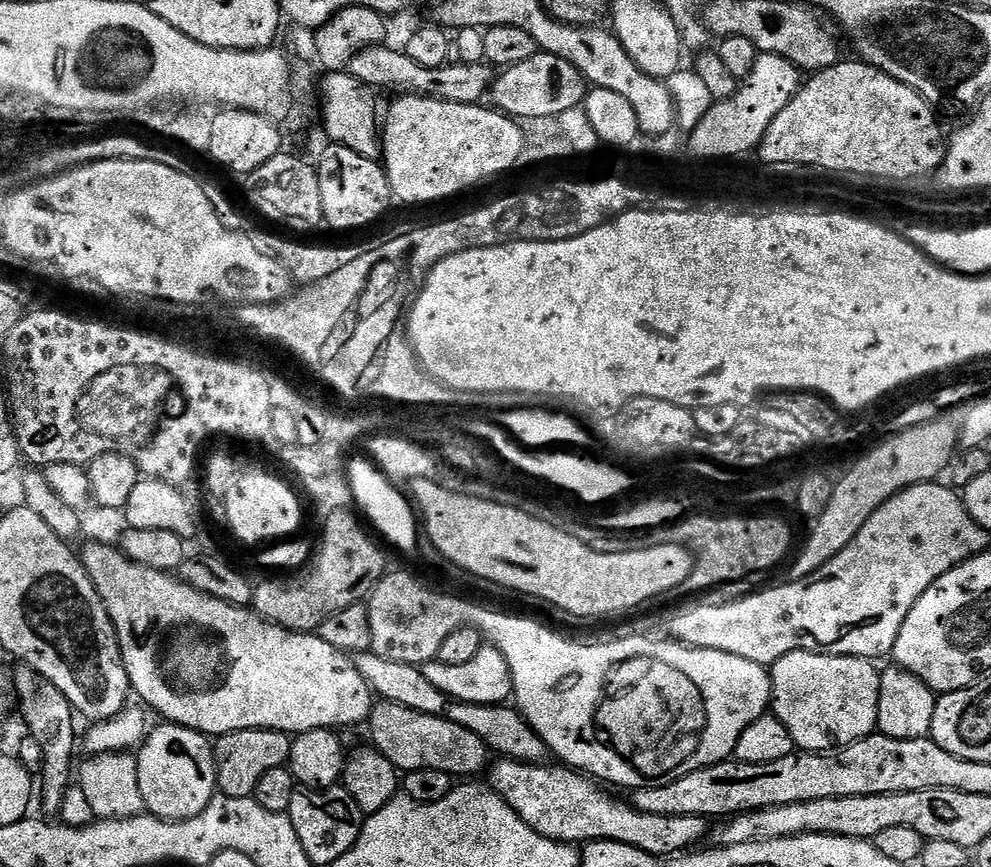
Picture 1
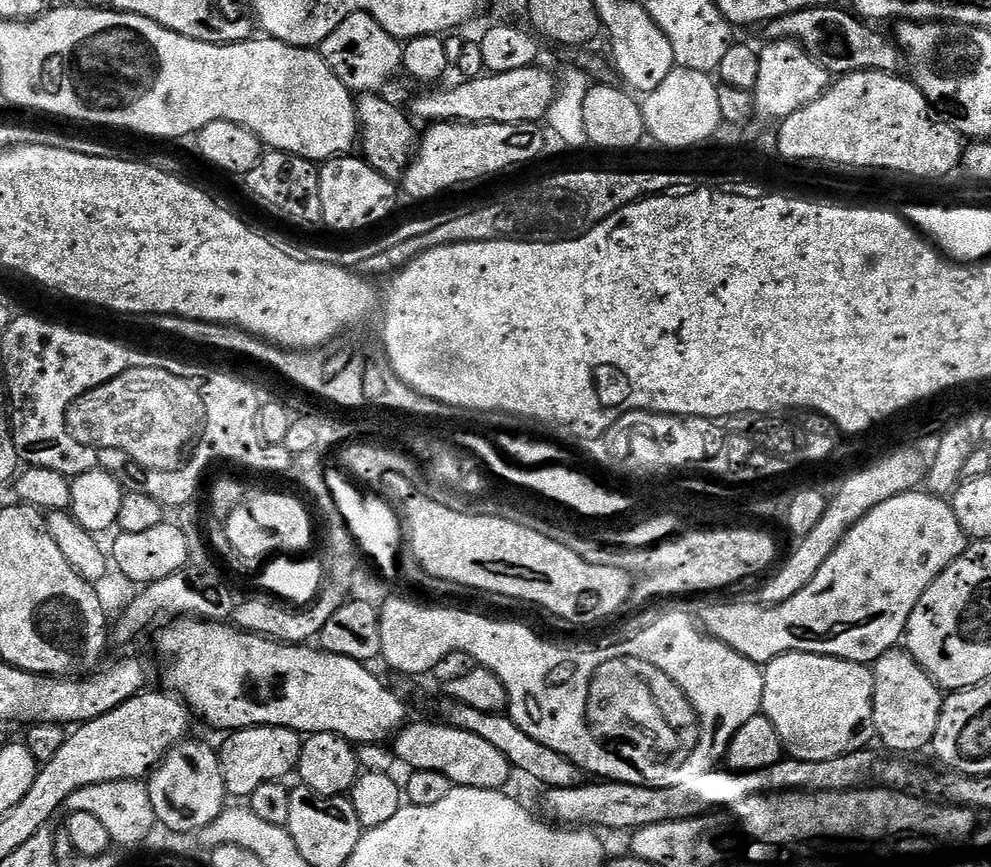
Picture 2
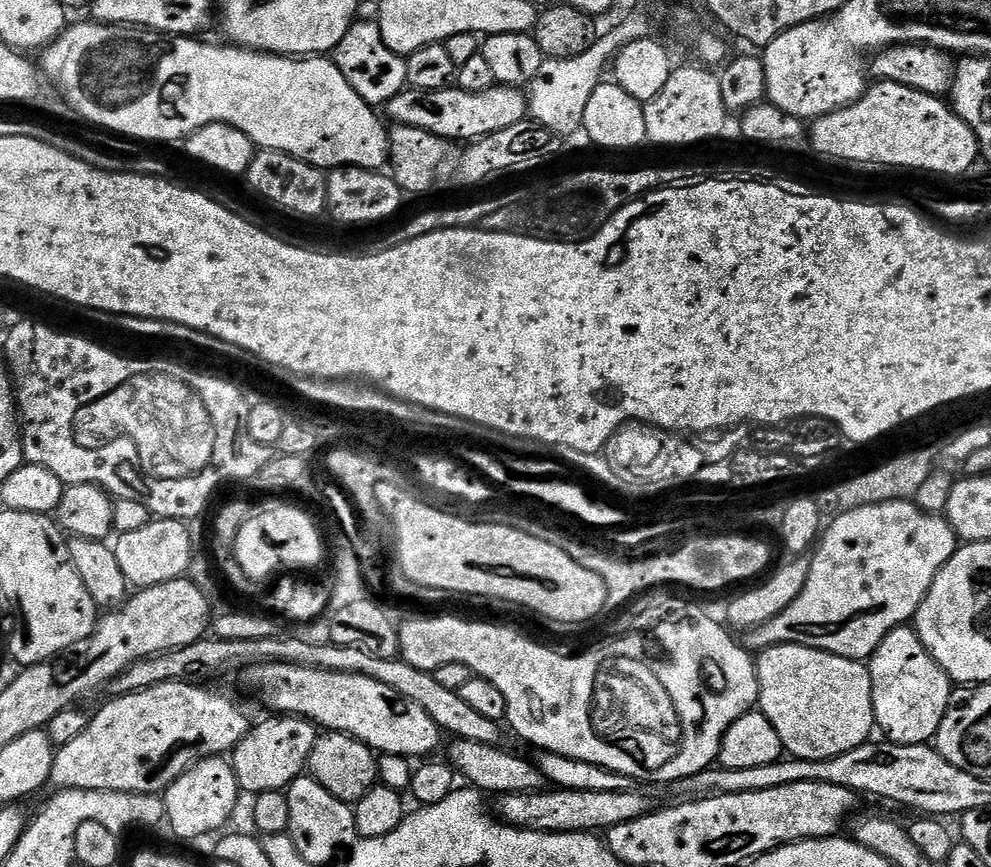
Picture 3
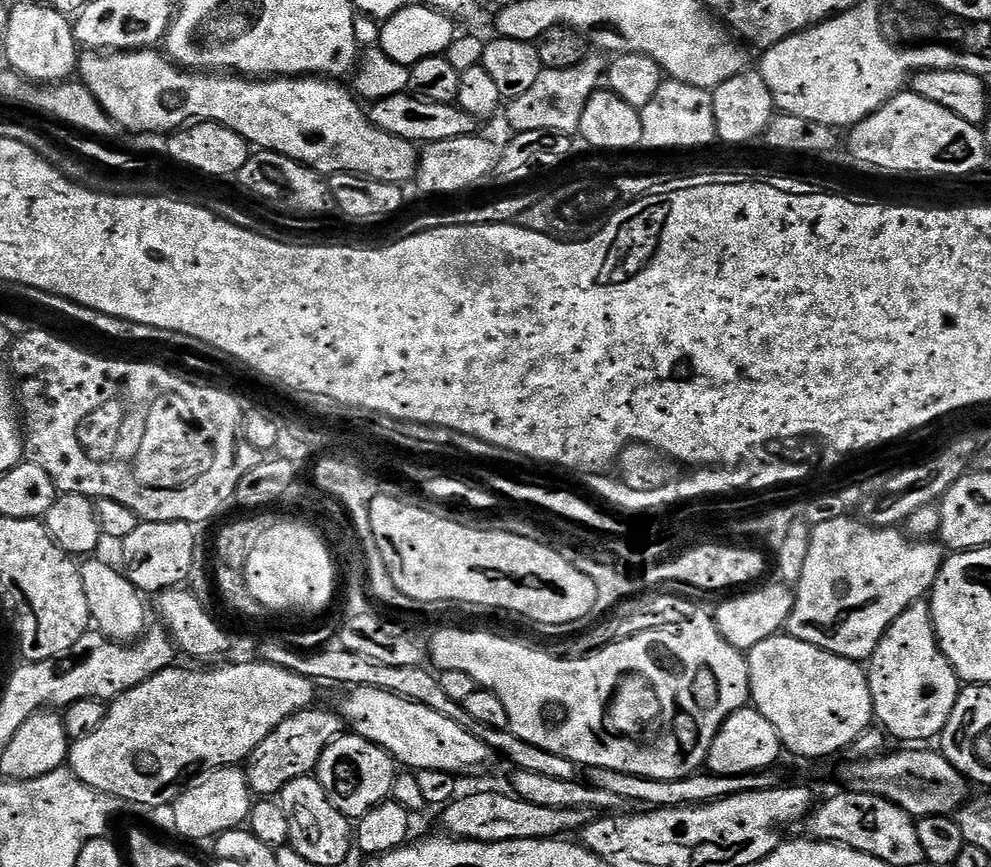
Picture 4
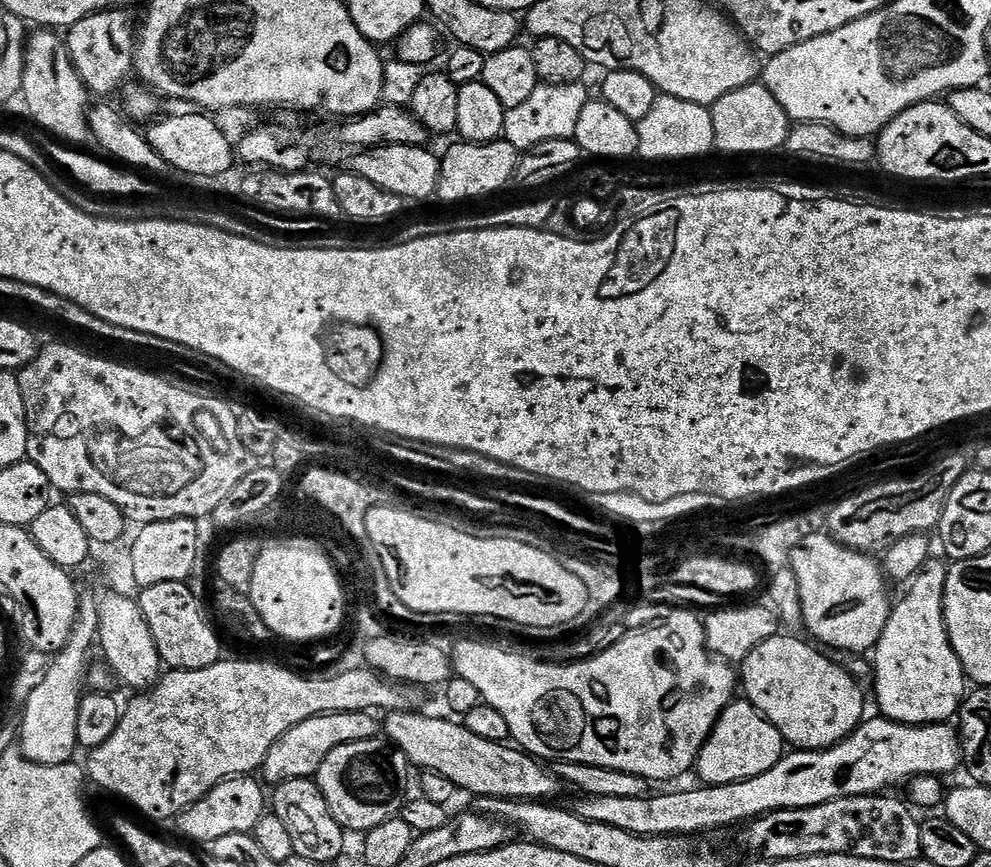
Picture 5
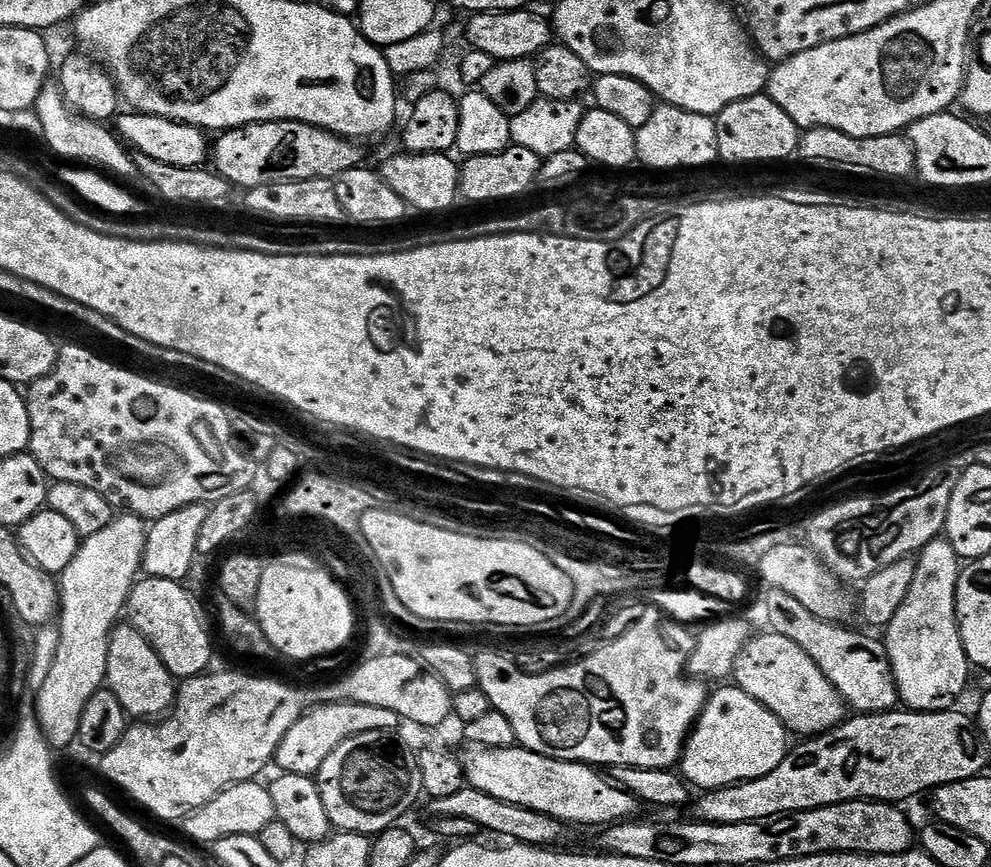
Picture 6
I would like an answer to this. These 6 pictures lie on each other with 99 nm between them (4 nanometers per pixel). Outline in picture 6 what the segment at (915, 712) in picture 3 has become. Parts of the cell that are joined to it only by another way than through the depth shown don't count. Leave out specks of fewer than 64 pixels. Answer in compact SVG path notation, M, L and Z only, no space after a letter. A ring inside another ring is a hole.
M937 538L918 553L915 562L910 594L906 594L906 602L888 623L882 643L892 667L899 703L910 712L947 712L967 690L970 671L956 621L956 587L962 561L947 538Z

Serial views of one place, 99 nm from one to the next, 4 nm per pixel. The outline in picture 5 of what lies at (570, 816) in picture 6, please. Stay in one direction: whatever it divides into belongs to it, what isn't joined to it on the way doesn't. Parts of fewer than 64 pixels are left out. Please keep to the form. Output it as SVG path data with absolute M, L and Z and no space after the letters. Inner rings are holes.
M420 710L389 712L382 720L383 735L406 754L409 765L416 767L417 764L417 769L450 778L457 790L469 792L472 798L497 796L503 800L548 802L562 789L561 781L549 769L548 773L541 761L519 747L507 748L507 743L478 738L478 734L470 734L470 730L455 719L439 720L422 713Z

